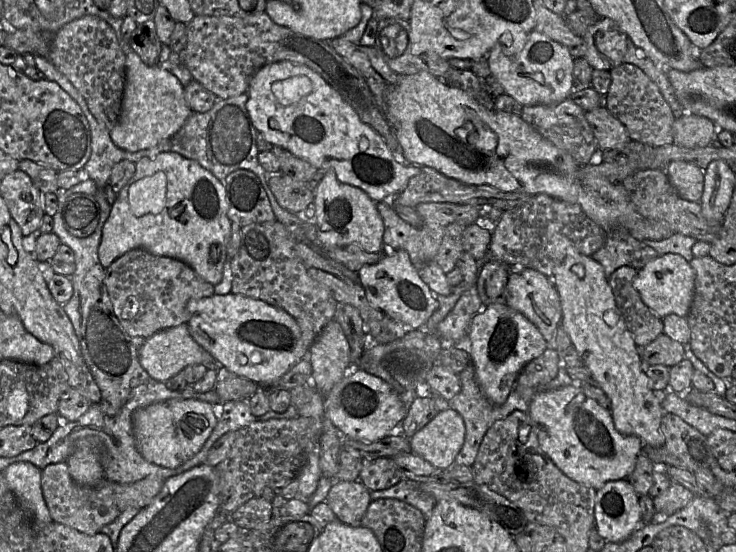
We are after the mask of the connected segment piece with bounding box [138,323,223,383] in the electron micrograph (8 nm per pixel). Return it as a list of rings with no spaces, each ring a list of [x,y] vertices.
[[[187,323],[159,331],[147,338],[139,350],[139,361],[144,370],[155,380],[165,383],[189,365],[201,364],[207,369],[223,367],[190,335]]]

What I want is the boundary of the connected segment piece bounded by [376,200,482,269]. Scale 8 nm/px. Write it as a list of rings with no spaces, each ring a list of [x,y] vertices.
[[[380,201],[376,208],[384,225],[383,249],[395,251],[405,250],[415,268],[421,268],[424,264],[434,261],[438,248],[441,244],[444,231],[451,223],[458,223],[463,227],[474,224],[481,217],[481,205],[455,204],[450,202],[427,202],[418,204],[415,209],[421,216],[421,227],[414,227],[402,220],[394,211],[392,202]]]

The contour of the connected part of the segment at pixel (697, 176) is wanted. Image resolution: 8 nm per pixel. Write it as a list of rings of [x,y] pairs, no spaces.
[[[672,161],[666,168],[671,184],[685,200],[699,202],[704,189],[704,171],[695,164]]]

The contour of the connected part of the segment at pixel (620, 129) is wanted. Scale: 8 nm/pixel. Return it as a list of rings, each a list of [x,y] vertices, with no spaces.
[[[604,106],[585,112],[599,150],[618,148],[631,139],[624,125]]]

